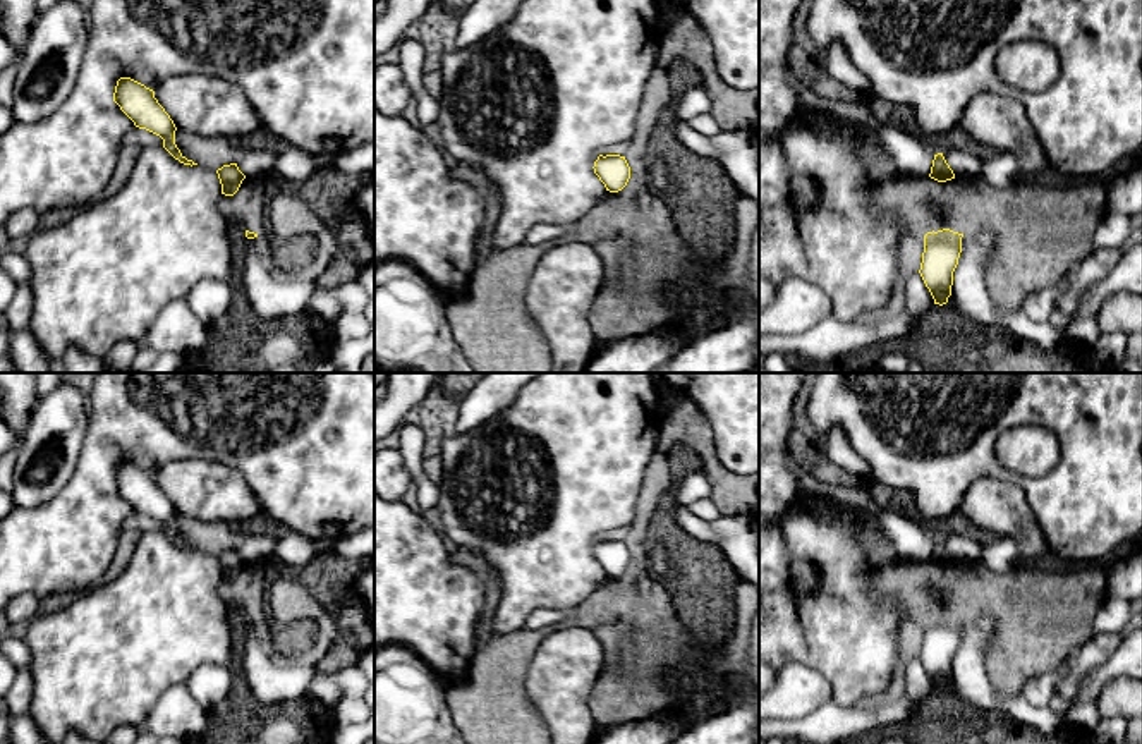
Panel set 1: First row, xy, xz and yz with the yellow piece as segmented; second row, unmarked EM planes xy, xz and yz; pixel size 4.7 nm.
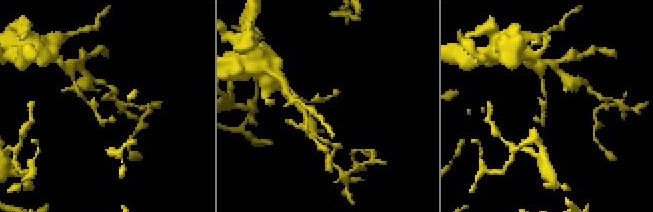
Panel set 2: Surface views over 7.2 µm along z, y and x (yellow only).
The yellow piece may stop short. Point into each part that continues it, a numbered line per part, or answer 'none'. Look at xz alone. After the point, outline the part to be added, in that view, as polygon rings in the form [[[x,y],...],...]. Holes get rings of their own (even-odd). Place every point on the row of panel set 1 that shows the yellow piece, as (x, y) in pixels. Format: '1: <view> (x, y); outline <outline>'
none

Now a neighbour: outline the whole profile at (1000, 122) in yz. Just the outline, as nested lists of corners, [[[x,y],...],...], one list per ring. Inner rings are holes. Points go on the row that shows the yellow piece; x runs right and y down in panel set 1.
[[[981,91],[967,103],[958,127],[977,143],[1013,155],[1030,177],[1049,167],[1025,107],[1015,98]]]

